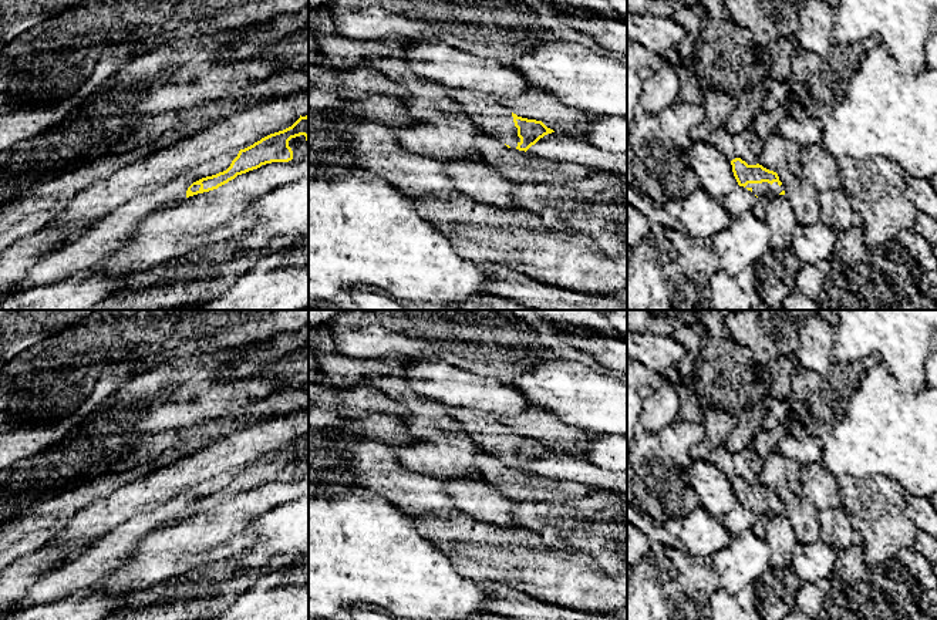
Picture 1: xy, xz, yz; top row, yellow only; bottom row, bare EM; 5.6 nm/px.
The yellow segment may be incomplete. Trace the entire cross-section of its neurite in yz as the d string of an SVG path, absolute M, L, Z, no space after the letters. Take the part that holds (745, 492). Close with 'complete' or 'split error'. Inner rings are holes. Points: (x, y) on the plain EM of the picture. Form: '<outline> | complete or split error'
M741 476L731 479L734 495L739 505L751 509L756 516L769 518L785 513L782 501L776 491L762 483L748 483Z | split error

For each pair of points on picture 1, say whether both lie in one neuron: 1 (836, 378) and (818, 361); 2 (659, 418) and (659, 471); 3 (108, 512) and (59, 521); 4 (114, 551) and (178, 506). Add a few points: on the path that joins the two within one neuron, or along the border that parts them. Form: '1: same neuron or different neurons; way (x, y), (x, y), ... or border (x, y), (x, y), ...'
1: different neurons; border (833, 363), (825, 374), (806, 369)
2: different neurons; border (677, 417), (656, 433), (641, 430)
3: different neurons; border (97, 501), (84, 505), (47, 545)
4: same neuron; way (130, 535), (142, 525), (162, 516)

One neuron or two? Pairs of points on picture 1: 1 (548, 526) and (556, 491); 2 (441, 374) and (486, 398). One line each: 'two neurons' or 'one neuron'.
1: two neurons
2: one neuron

